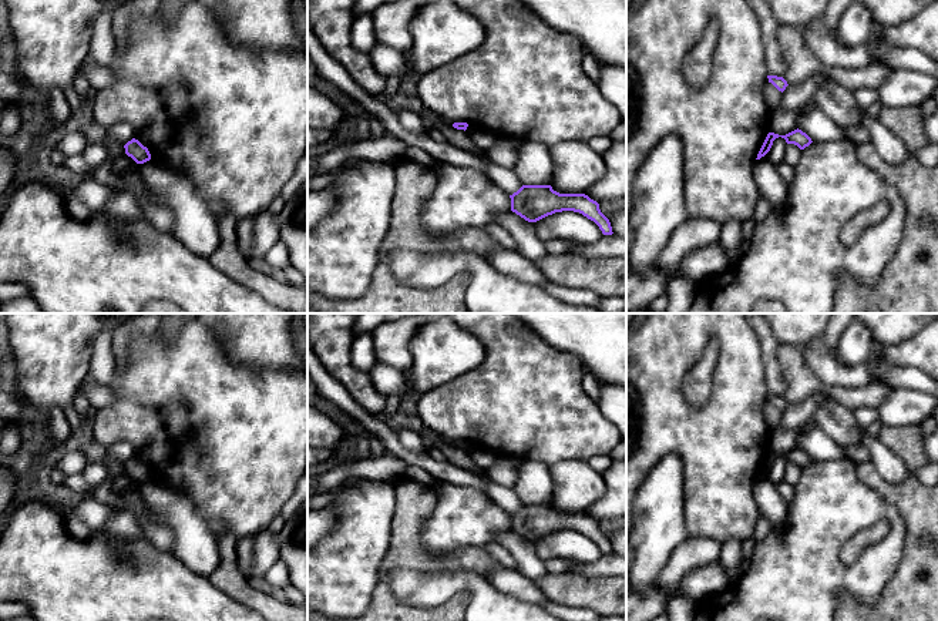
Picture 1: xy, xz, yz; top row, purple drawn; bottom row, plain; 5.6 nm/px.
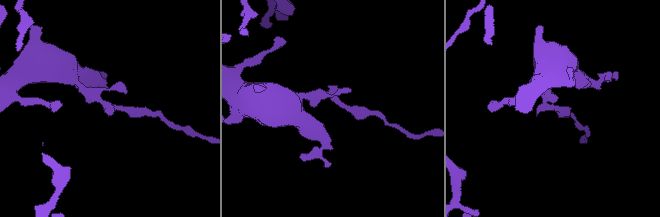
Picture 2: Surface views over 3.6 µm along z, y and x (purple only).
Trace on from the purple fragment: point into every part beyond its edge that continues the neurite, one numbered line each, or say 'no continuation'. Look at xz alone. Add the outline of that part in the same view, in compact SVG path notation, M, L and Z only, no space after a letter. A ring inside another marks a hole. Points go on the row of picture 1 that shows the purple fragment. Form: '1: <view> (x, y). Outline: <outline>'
no continuation

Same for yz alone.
no continuation

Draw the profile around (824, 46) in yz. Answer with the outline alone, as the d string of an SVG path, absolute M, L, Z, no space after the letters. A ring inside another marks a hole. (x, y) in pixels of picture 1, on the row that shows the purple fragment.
M821 19L801 28L803 41L813 57L828 67L861 68L875 64L868 44L844 46L834 30L828 30Z

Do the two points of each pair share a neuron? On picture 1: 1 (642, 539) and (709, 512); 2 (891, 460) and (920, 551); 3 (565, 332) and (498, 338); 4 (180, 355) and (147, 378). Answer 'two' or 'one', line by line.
1: two
2: two
3: two
4: one

